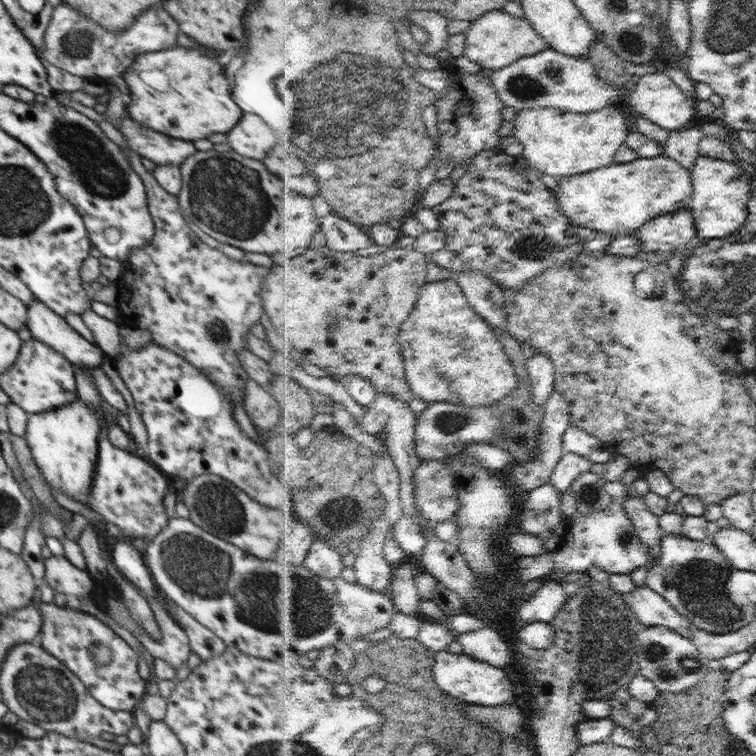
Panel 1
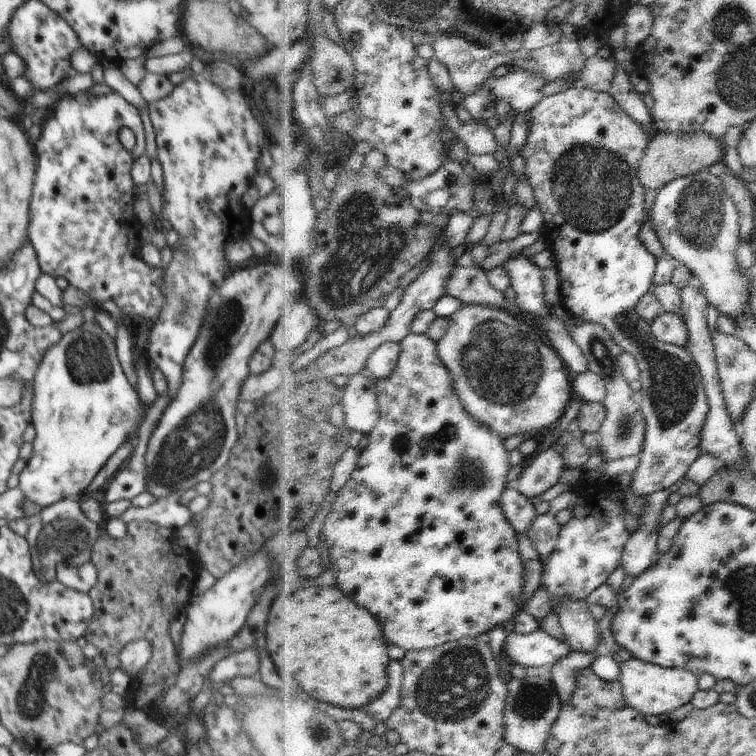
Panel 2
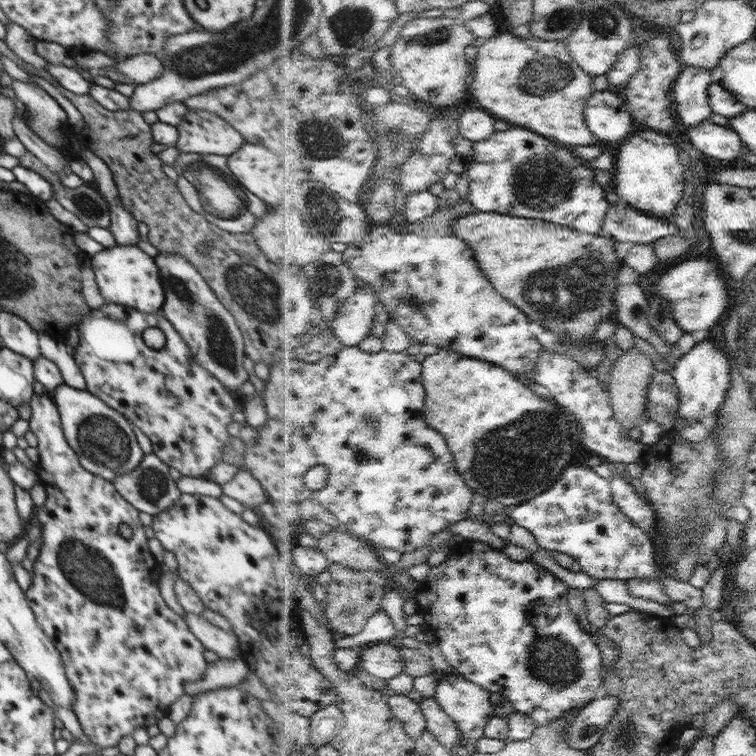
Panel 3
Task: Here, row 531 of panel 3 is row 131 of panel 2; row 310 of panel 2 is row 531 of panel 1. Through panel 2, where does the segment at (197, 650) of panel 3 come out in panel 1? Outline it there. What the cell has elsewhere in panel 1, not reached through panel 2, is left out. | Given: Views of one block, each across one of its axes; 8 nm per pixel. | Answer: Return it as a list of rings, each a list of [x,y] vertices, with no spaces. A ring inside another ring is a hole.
[[[109,423],[100,433],[97,465],[86,505],[101,514],[107,523],[118,526],[122,532],[121,539],[130,537],[150,541],[161,532],[169,519],[163,503],[168,491],[168,478],[141,453],[133,455],[112,446],[108,440],[108,426]]]

